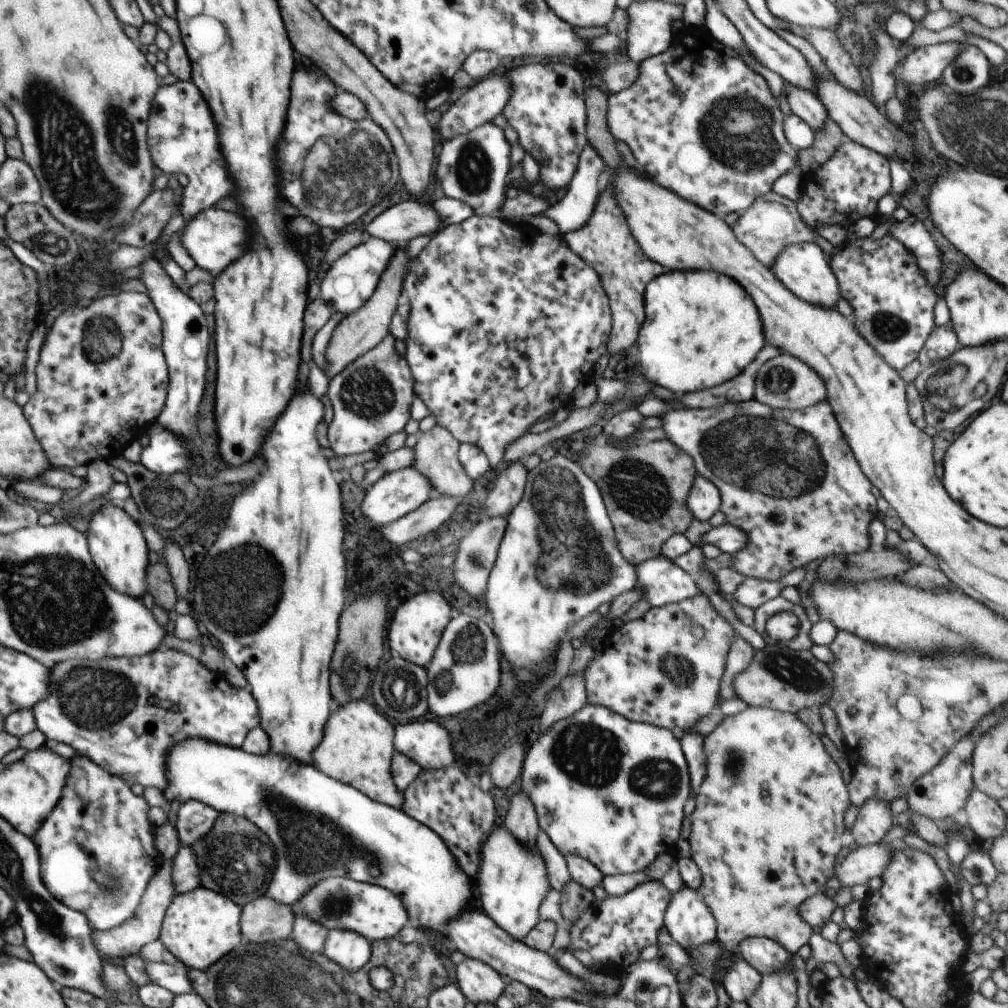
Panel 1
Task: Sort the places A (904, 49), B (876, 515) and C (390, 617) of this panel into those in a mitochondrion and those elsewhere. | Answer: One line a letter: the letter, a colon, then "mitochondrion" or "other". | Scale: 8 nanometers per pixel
A: other
B: other
C: other

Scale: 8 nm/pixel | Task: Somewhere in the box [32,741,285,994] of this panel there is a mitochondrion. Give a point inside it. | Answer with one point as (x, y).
(113, 891)

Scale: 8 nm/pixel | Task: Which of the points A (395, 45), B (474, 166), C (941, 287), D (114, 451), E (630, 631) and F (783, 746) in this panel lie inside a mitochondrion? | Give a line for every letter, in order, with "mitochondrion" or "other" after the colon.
A: other
B: mitochondrion
C: other
D: other
E: other
F: other

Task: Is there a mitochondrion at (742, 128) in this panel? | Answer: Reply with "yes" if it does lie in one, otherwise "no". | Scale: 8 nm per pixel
yes

